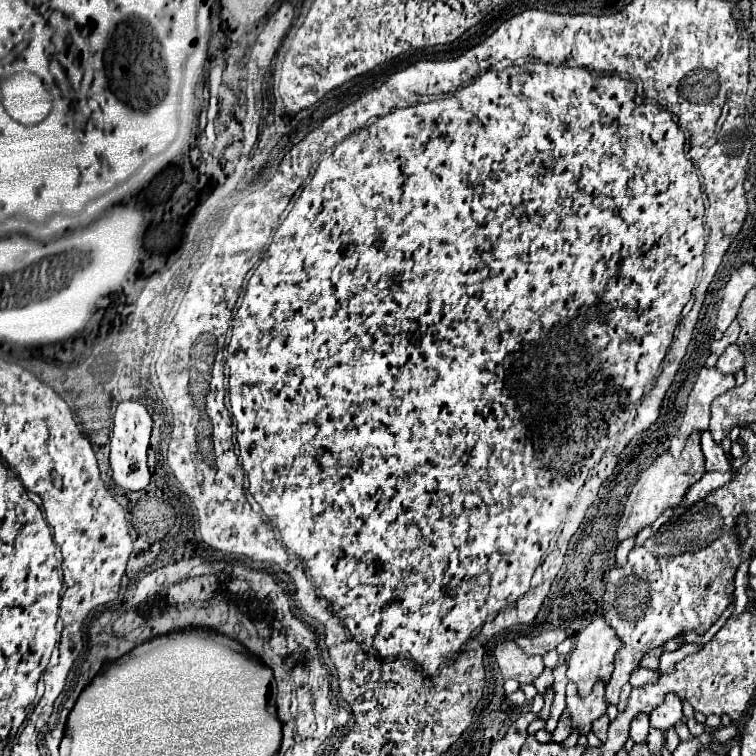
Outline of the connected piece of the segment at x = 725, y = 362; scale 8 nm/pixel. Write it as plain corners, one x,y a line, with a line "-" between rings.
729,344
725,348
725,352
719,356
717,368
725,374
735,374
739,368
743,368
743,364
745,364
745,356
743,356
741,348
737,344

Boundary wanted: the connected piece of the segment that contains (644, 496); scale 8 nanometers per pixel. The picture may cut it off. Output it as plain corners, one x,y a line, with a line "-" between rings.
693,430
691,436
687,438
687,444
685,444
679,458
673,458
669,452
663,452
639,476
637,484
633,486
633,490
627,496
625,506
623,506
623,514
621,514
623,522
619,522
619,528
617,528
617,540
619,542
629,538
629,536
637,536
637,532
641,532
645,526
653,524
667,508
677,506
681,502
681,498
685,496
687,488
693,486
697,480
701,480
701,476
705,474
705,458
703,458
703,452
699,446
699,438
701,438
701,432

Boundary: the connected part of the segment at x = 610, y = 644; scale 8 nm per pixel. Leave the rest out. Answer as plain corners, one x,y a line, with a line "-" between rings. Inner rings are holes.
595,618
579,634
577,646
567,662
567,678
577,684
581,696
587,696
597,680
607,686
613,670
611,662
619,648
621,642
615,630
603,618

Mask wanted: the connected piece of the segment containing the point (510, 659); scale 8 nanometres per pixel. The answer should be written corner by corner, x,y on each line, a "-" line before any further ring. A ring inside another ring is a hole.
501,642
495,648
495,658
505,680
513,678
519,684
531,684
543,672
541,656
527,656
515,642

